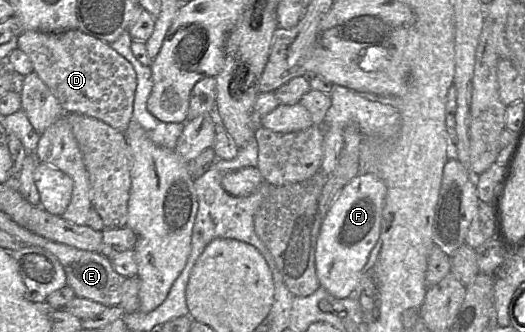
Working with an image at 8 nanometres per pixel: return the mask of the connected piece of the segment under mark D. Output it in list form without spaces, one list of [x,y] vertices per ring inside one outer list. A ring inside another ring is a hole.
[[[79,28],[58,33],[31,30],[18,36],[17,48],[29,57],[33,72],[50,89],[65,113],[80,113],[96,118],[124,134],[132,119],[137,78],[132,65],[109,44]]]

